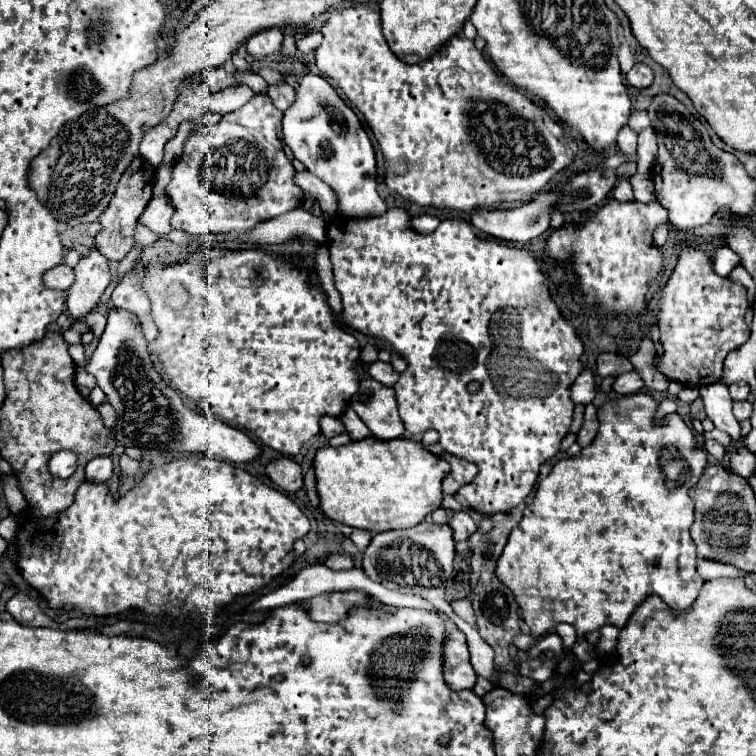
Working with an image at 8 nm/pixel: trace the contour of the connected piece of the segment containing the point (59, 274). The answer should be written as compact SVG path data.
M59 264L53 270L45 272L43 280L45 280L45 286L49 286L49 288L69 290L75 282L75 274L73 274L73 268L69 268L67 264Z

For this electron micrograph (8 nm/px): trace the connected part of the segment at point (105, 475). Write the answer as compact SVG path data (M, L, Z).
M98 456L87 464L86 479L89 482L97 482L97 484L107 484L109 478L113 476L113 469L114 464L110 457Z

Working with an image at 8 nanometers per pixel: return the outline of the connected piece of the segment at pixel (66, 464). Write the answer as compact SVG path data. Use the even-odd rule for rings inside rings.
M57 452L51 458L51 474L57 478L69 478L73 470L73 454L71 452Z

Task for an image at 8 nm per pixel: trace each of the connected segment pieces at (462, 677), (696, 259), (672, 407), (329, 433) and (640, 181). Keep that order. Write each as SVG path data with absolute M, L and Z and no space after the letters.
M451 624L445 644L445 680L453 690L473 690L477 674L469 662L465 634Z
M689 246L681 248L679 262L663 290L659 312L659 330L663 342L663 360L657 368L685 386L703 386L719 380L725 356L749 340L745 312L749 308L747 288L713 272L709 256Z
M663 399L658 406L655 414L655 422L661 424L665 416L677 412L677 402L674 399Z
M325 416L325 418L321 418L321 432L323 432L327 438L333 438L333 436L337 436L337 434L343 434L343 432L345 432L345 426L343 426L341 418Z
M635 174L635 176L631 176L631 184L633 184L633 190L635 190L635 200L639 200L639 202L653 200L653 182L651 182L651 176Z

